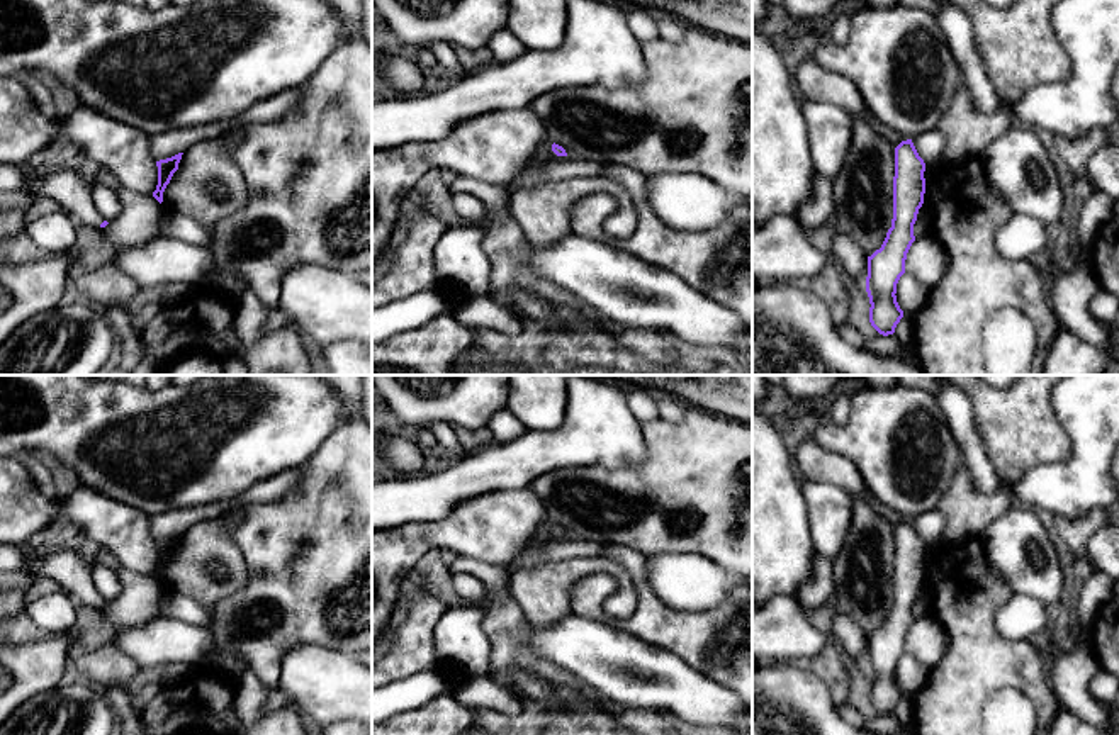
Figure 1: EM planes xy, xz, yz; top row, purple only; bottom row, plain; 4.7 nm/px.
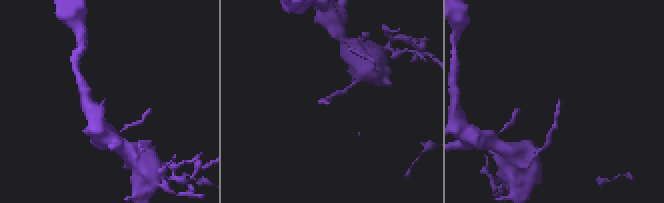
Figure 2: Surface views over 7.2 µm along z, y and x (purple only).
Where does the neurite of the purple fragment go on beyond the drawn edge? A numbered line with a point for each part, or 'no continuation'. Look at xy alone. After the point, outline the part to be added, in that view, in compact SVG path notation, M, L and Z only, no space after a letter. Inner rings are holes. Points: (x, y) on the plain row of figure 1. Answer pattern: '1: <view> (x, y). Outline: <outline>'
no continuation

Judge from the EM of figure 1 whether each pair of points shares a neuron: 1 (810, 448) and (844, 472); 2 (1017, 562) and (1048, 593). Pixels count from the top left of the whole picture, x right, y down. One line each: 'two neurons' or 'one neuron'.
1: one neuron
2: one neuron

